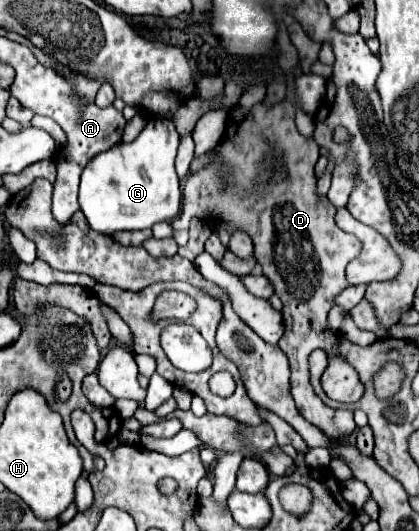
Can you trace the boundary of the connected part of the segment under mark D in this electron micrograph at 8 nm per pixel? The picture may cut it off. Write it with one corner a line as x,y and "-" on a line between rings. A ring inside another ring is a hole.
281,101
273,107
255,105
251,109
231,109
223,139
213,151
215,159
187,177
183,189
183,211
171,225
174,230
188,230
193,217
203,217
205,209
211,209
221,213
223,219
237,225
253,239
255,259
261,265
263,275
271,279
275,295
283,301
281,315
285,333
279,341
279,349
289,359
291,395
295,405
299,413
329,439
343,441
355,431
353,413
349,409
331,409
313,393
307,377
307,357
318,348
329,355
329,367
321,377
321,387
329,399
355,403
363,397
365,389
355,367
339,353
341,333
327,325
327,313
335,305
335,297
349,287
345,267
361,253
361,243
355,235
347,235
335,225
335,207
315,191
317,179
313,169
319,159
319,145
297,131
293,105
-
271,147
277,147
277,151
281,149
281,155
287,161
287,173
267,187
253,189
251,179
257,173
255,169
259,169
263,155
271,151
-
221,169
229,169
237,181
227,193
221,193
219,185
215,185
-
247,189
251,189
251,193
247,193

